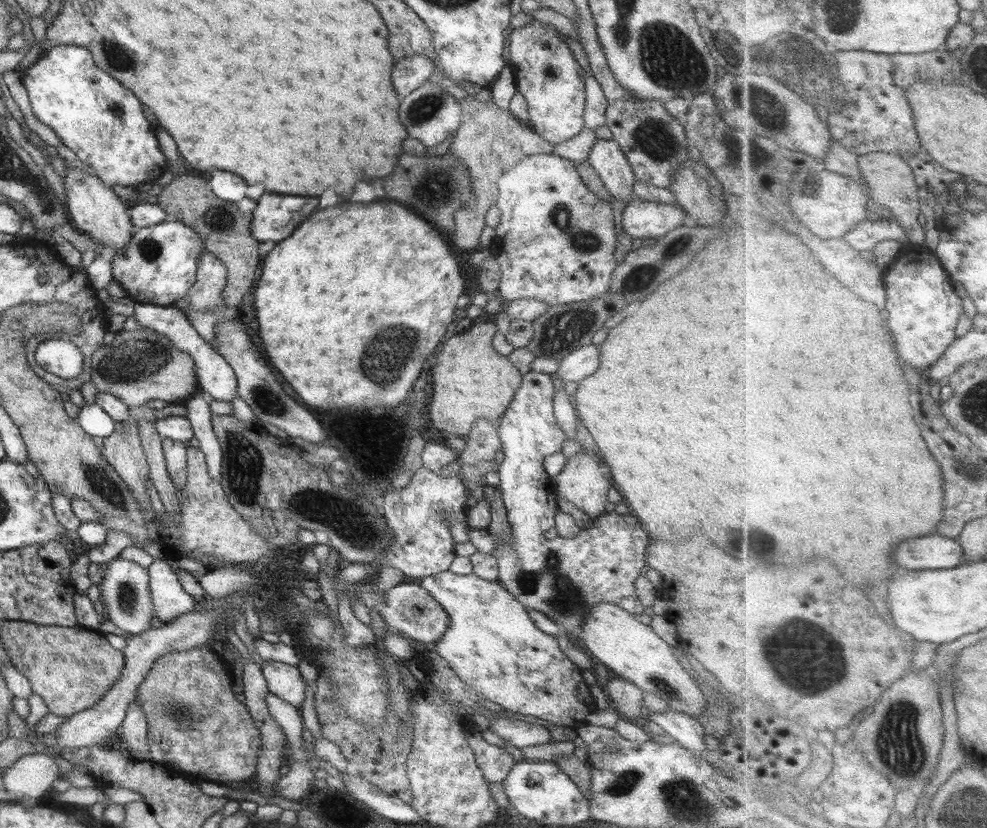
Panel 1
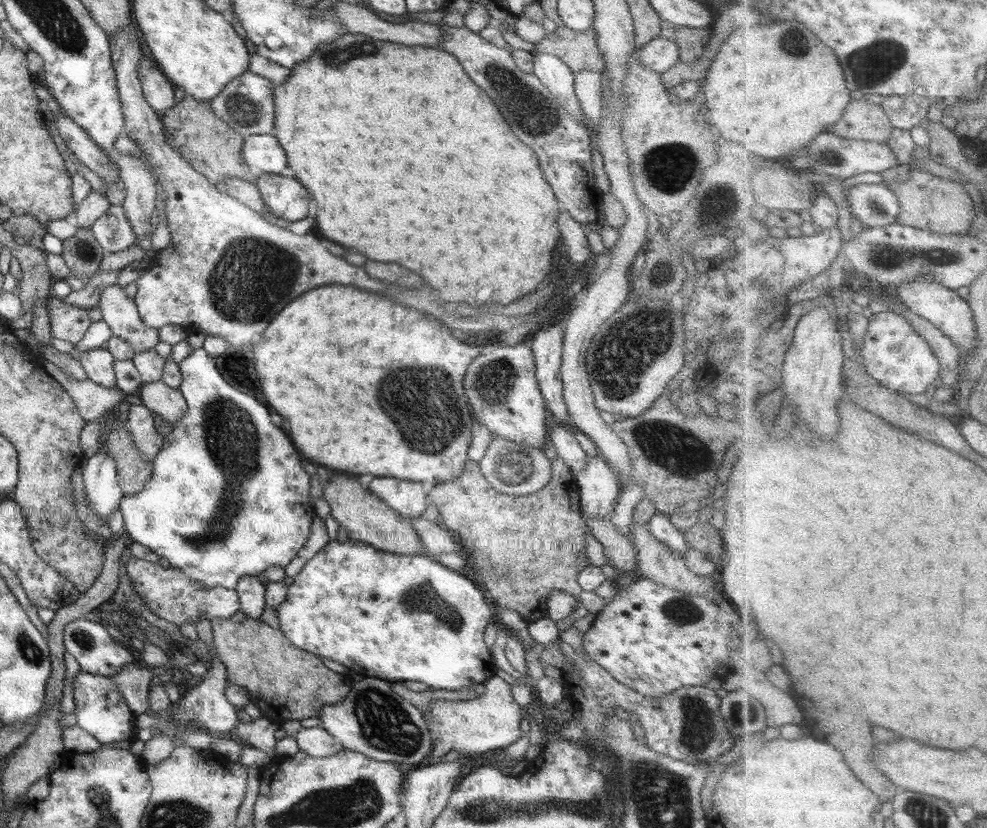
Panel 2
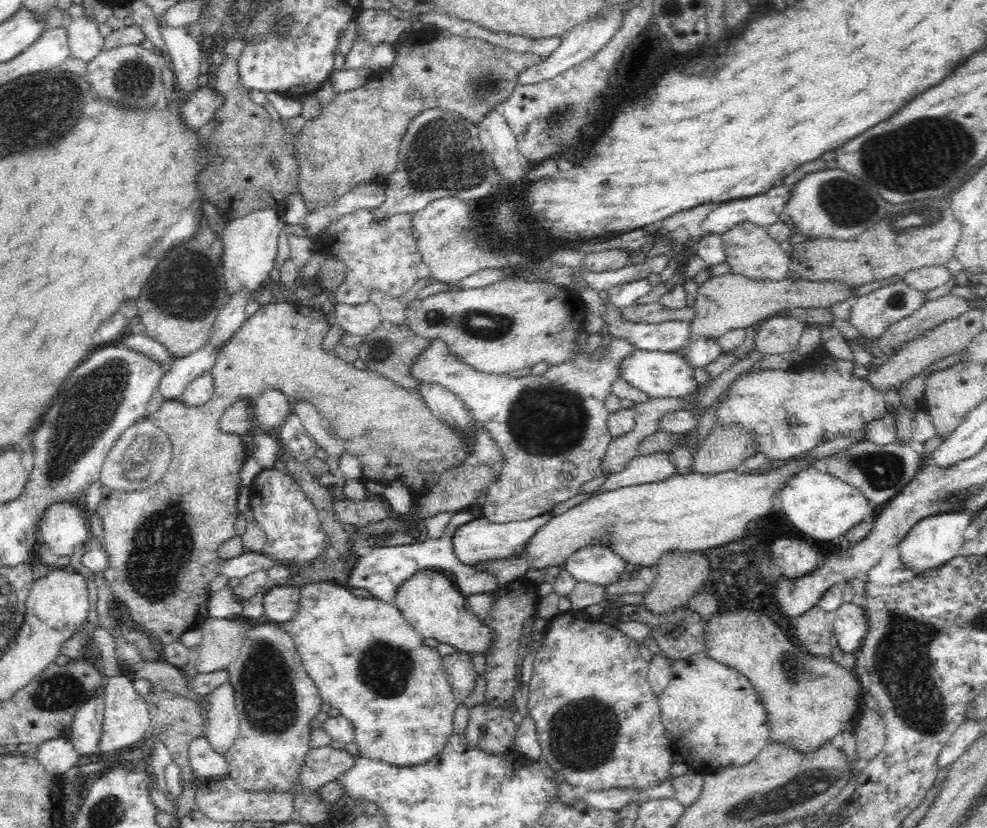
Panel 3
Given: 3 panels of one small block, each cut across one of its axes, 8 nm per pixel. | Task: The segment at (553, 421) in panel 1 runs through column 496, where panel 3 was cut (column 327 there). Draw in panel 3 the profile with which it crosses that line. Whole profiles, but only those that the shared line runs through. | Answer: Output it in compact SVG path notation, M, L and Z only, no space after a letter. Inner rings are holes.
M275 468L263 469L249 489L252 492L250 509L253 517L267 536L262 554L271 556L286 566L297 566L296 573L314 568L320 560L326 560L331 551L326 546L327 536L321 526L319 512L293 477Z

